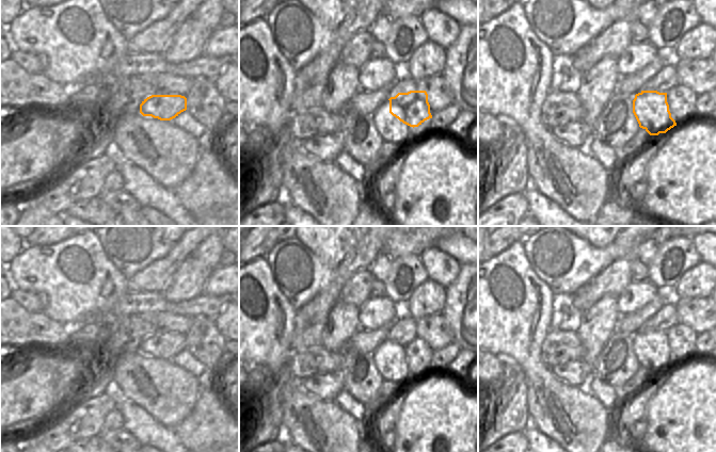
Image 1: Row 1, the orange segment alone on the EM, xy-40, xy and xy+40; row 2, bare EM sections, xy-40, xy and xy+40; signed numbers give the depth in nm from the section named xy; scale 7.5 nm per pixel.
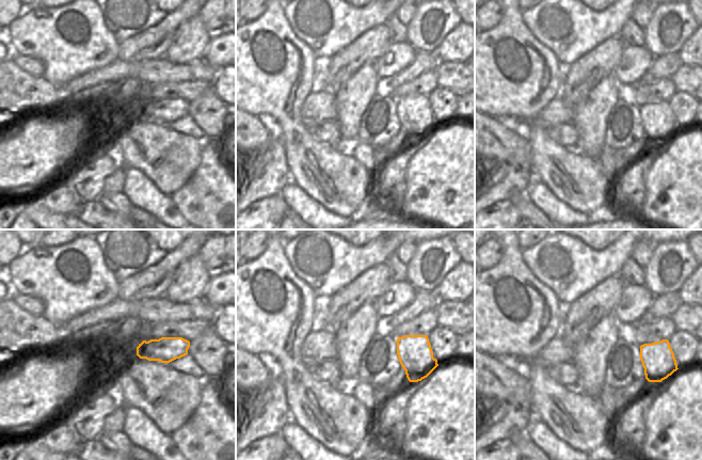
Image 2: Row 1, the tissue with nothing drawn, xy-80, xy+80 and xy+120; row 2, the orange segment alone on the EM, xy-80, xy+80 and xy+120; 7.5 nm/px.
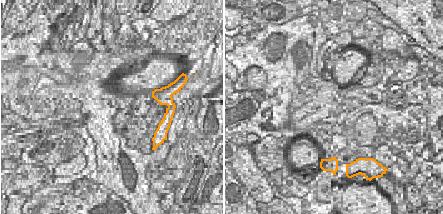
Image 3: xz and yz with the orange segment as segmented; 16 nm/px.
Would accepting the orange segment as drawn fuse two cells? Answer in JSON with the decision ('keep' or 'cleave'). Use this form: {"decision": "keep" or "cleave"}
{"decision": "cleave"}

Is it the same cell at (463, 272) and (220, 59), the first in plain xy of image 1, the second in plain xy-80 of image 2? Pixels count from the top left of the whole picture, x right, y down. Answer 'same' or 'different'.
same

